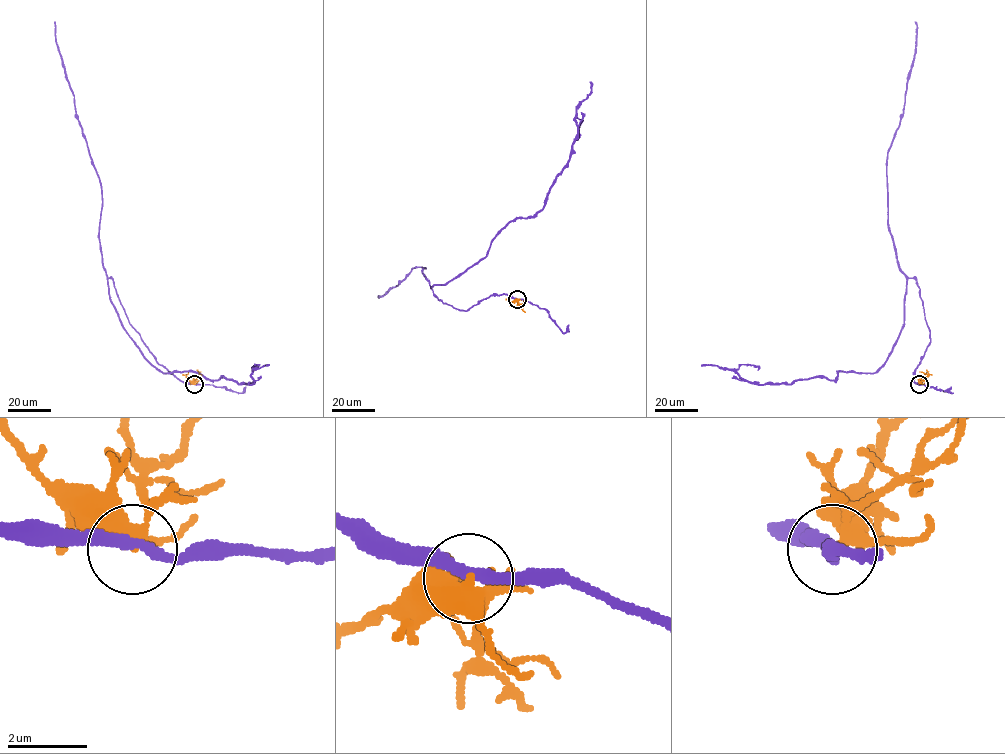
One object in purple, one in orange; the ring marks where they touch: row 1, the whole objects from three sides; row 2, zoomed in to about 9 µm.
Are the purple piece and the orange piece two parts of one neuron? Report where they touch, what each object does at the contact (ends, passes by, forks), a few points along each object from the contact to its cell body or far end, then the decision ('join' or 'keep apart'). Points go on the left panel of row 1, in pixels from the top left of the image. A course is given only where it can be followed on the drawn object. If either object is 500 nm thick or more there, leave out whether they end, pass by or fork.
at (194, 384); purple passes by; orange forks there; purple runs (194, 384), (157, 362), (108, 278), (122, 326), (163, 373), (190, 371), (251, 384), (253, 370), (266, 366); orange runs (194, 384), (201, 371); keep apart

